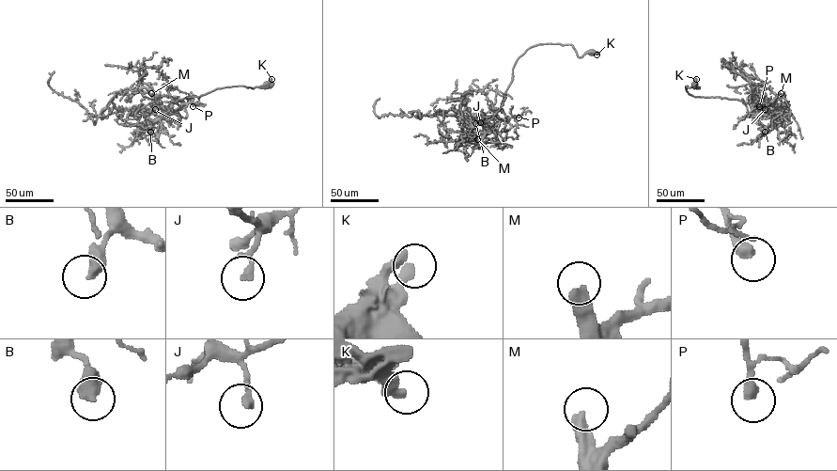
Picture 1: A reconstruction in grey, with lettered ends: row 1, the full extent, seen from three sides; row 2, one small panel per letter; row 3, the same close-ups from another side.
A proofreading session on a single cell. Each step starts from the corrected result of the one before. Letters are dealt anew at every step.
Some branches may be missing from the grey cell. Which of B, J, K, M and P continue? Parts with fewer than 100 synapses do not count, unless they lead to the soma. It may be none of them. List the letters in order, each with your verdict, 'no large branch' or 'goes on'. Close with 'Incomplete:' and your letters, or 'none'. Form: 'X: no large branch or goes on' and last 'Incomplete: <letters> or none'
B: no large branch
J: no large branch
K: no large branch
M: goes on
P: no large branch
Incomplete: M

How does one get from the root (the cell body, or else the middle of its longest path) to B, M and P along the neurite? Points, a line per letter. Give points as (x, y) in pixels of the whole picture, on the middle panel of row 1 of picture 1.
B: (592, 53), (579, 57), (570, 44), (529, 48), (513, 68), (501, 107), (504, 117), (471, 133), (475, 123)
M: (592, 53), (579, 57), (570, 44), (529, 48), (513, 68), (501, 107), (504, 117), (484, 123), (477, 139)
P: (592, 53), (579, 57), (570, 44), (539, 43), (529, 48), (515, 65), (501, 107), (506, 117), (519, 117)

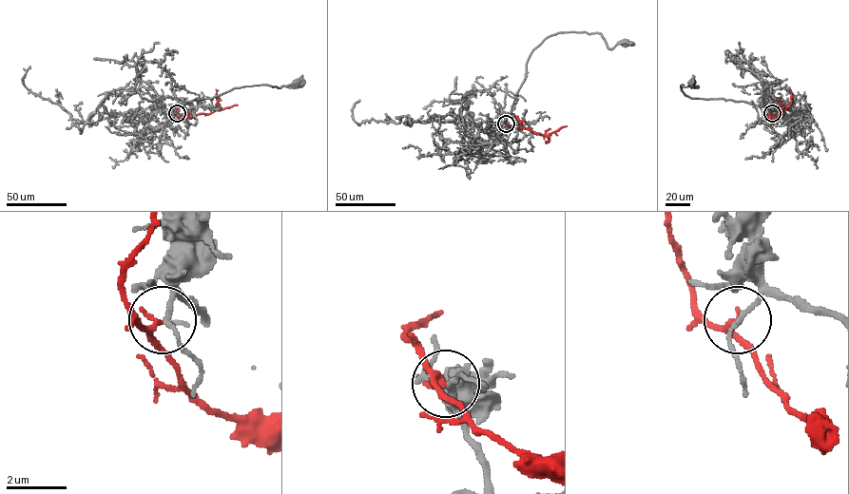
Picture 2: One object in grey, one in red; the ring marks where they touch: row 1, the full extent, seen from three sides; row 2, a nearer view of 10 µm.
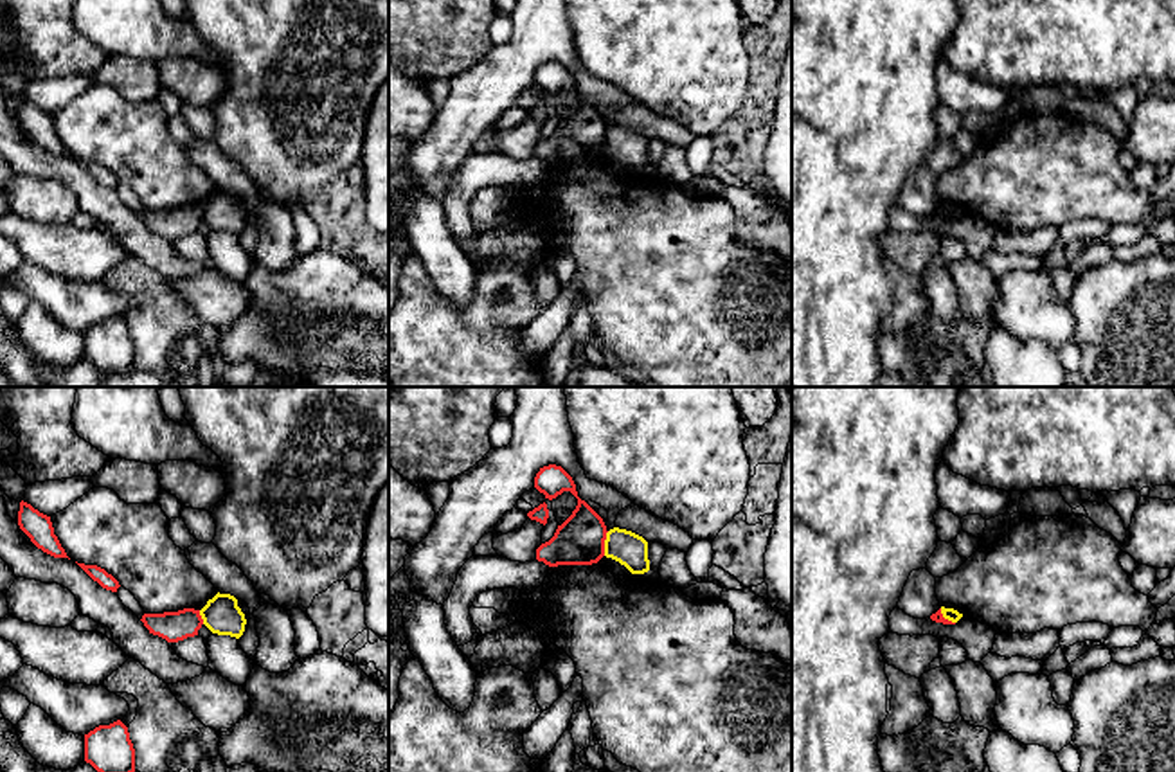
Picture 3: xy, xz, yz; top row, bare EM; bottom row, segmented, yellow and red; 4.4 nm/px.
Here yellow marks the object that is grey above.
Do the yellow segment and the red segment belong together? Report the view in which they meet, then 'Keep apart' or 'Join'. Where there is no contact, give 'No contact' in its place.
Touches yellow in xz. Keep apart

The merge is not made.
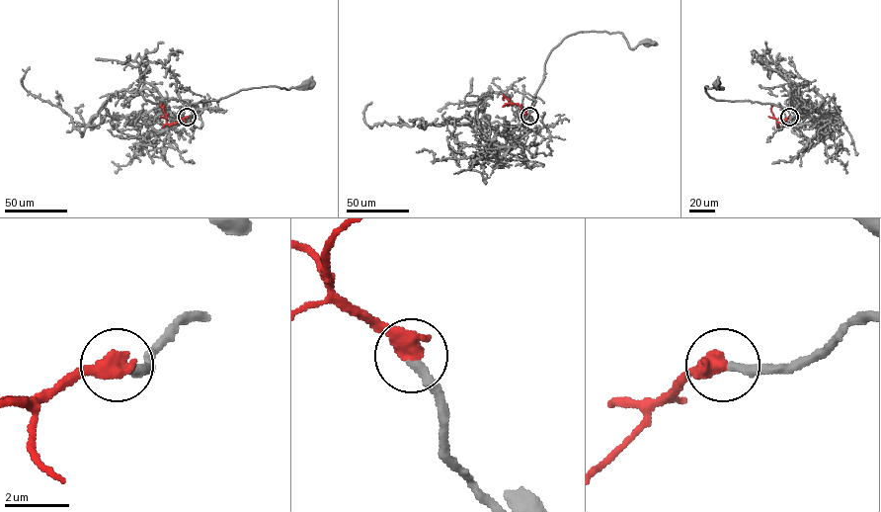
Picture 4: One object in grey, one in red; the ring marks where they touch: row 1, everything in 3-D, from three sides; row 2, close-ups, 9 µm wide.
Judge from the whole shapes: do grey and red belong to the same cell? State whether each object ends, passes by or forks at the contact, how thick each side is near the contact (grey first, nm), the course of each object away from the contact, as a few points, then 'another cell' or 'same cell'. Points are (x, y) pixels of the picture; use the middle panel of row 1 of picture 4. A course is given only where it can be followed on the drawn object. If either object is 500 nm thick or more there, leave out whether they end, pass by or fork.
calibres 280 and 600 nm; course grey (528, 116), (534, 123), (529, 109), (544, 64), (564, 38), (603, 31), (622, 34), (630, 48), (648, 42); course red (528, 116), (520, 105), (509, 102), (505, 97), (504, 100); same cell

